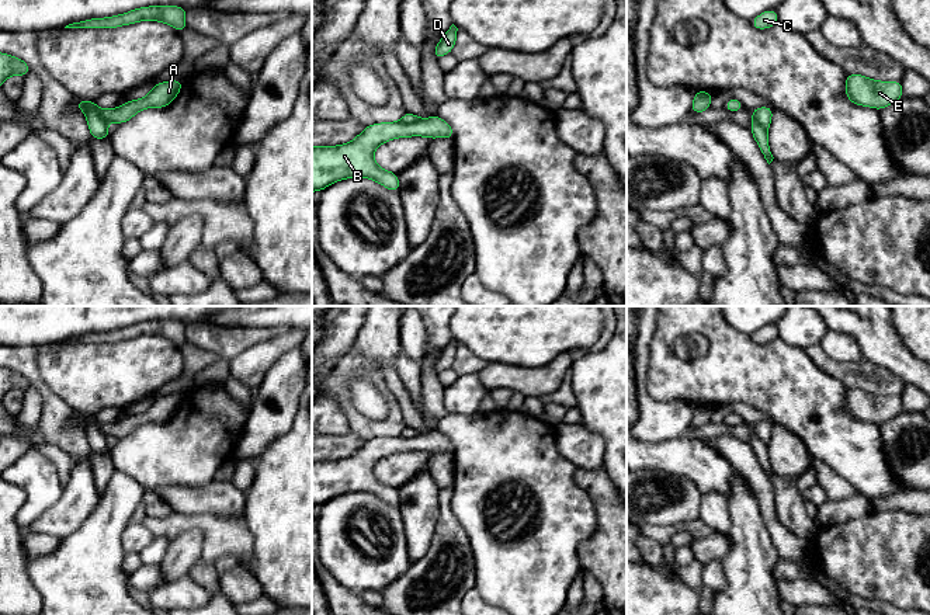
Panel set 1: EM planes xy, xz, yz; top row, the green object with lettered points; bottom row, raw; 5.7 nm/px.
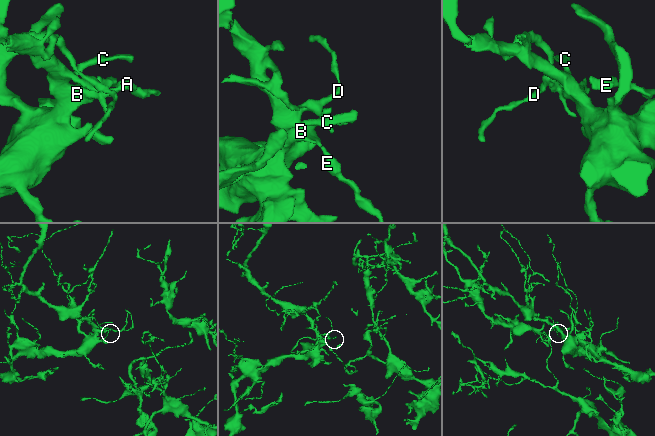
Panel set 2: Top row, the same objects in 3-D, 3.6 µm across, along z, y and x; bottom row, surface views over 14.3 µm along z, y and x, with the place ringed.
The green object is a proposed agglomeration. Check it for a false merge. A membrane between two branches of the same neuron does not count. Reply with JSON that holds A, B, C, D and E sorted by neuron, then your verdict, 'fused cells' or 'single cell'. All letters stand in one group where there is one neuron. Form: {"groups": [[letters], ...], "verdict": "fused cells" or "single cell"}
{"groups": [["A", "B", "C", "E"], ["D"]], "verdict": "fused cells"}

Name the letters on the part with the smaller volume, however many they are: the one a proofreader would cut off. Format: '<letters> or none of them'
D

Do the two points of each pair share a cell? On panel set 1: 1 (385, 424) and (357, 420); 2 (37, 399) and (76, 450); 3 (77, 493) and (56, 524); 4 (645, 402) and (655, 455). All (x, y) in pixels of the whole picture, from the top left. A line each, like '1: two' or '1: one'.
1: one
2: two
3: one
4: two

